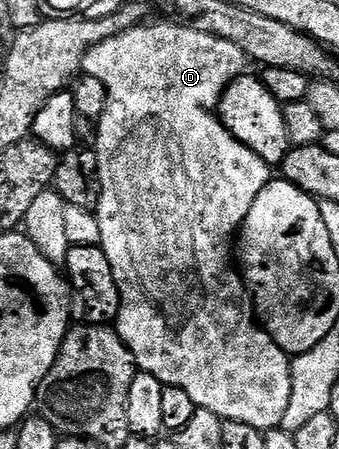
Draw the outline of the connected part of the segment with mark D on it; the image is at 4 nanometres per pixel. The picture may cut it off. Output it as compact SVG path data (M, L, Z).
M148 23L146 26L122 32L93 46L83 59L82 71L88 76L97 78L97 82L101 82L107 91L107 108L103 111L103 120L107 122L111 119L119 120L119 128L100 127L96 131L93 145L99 163L97 215L101 226L101 238L98 247L103 249L105 258L109 258L109 266L117 282L119 291L117 331L123 339L123 345L133 354L138 371L153 374L153 378L160 380L166 387L185 390L185 394L193 398L196 408L213 410L213 414L220 416L223 421L245 422L245 426L253 426L260 430L278 428L281 418L285 418L285 409L289 406L291 360L288 353L281 351L277 342L273 342L271 335L253 319L248 304L249 289L244 284L242 275L233 271L233 241L242 228L257 194L261 194L261 190L265 190L265 186L271 183L273 173L264 160L253 154L253 150L249 150L241 142L237 142L237 138L228 134L217 115L223 92L238 76L244 75L246 68L243 67L248 67L249 61L241 49L233 46L233 42L225 42L225 38L216 38L213 34L201 34L197 30L182 28L180 24L162 23Z

